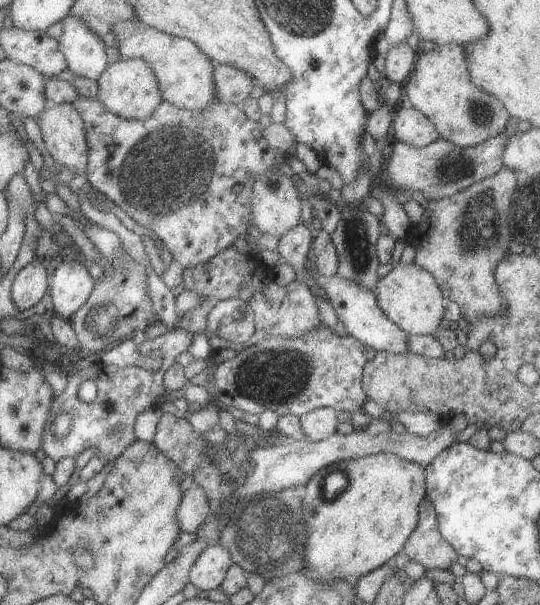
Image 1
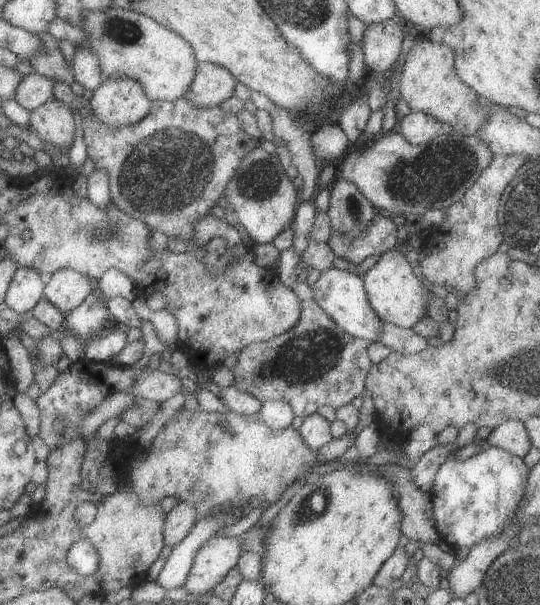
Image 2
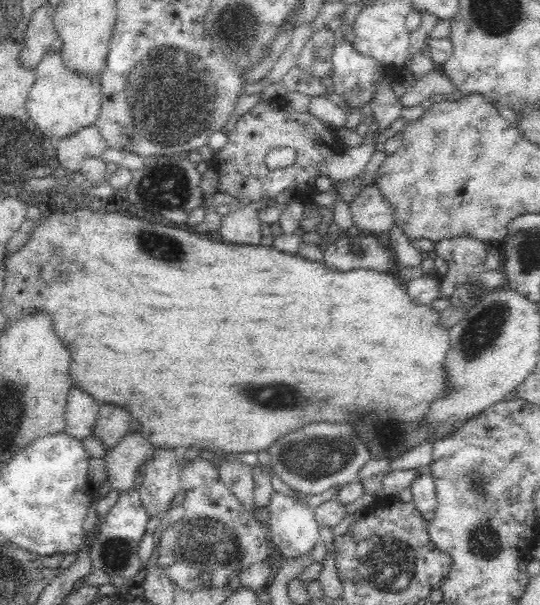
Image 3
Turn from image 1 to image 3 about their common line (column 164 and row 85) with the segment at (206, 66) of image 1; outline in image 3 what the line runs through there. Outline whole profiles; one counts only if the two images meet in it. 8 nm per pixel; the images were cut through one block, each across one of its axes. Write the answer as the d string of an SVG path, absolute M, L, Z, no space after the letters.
M61 50L47 52L36 66L36 82L26 100L26 110L32 122L48 138L62 138L76 134L84 126L95 124L101 113L101 82L98 76L65 67Z

